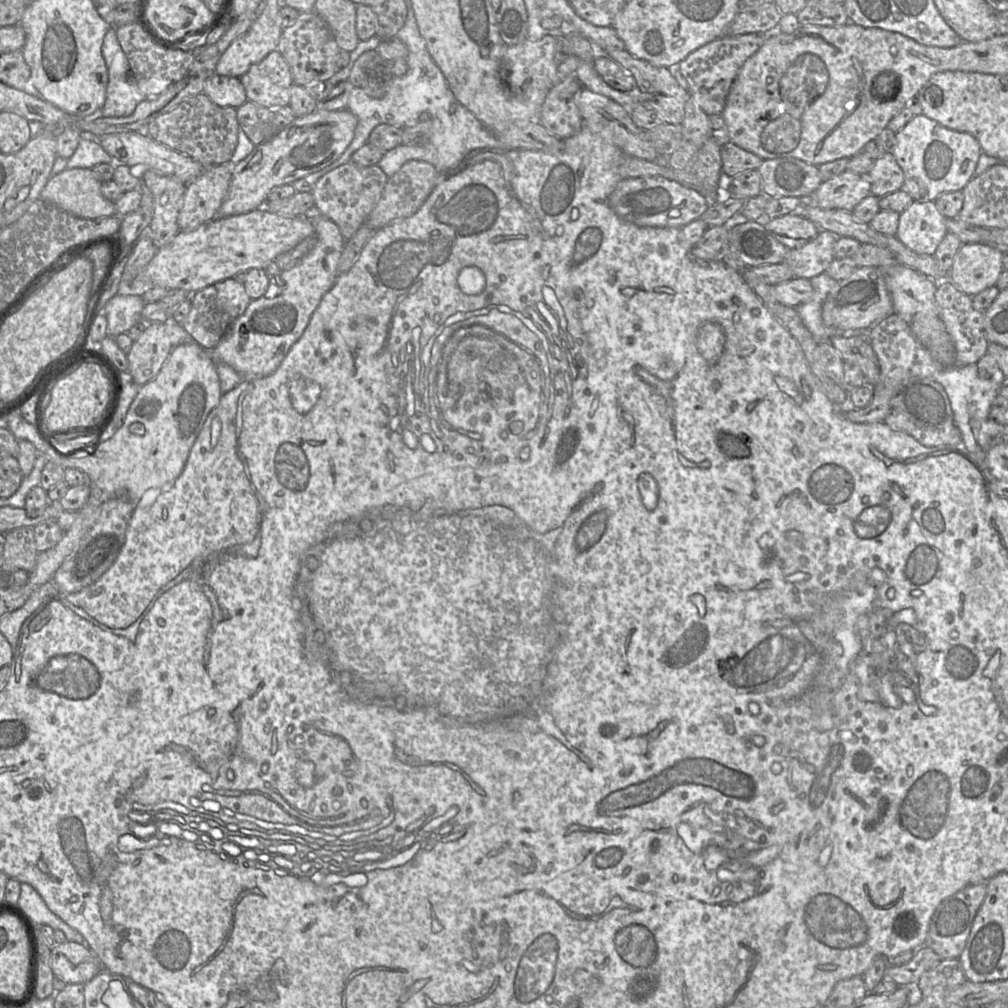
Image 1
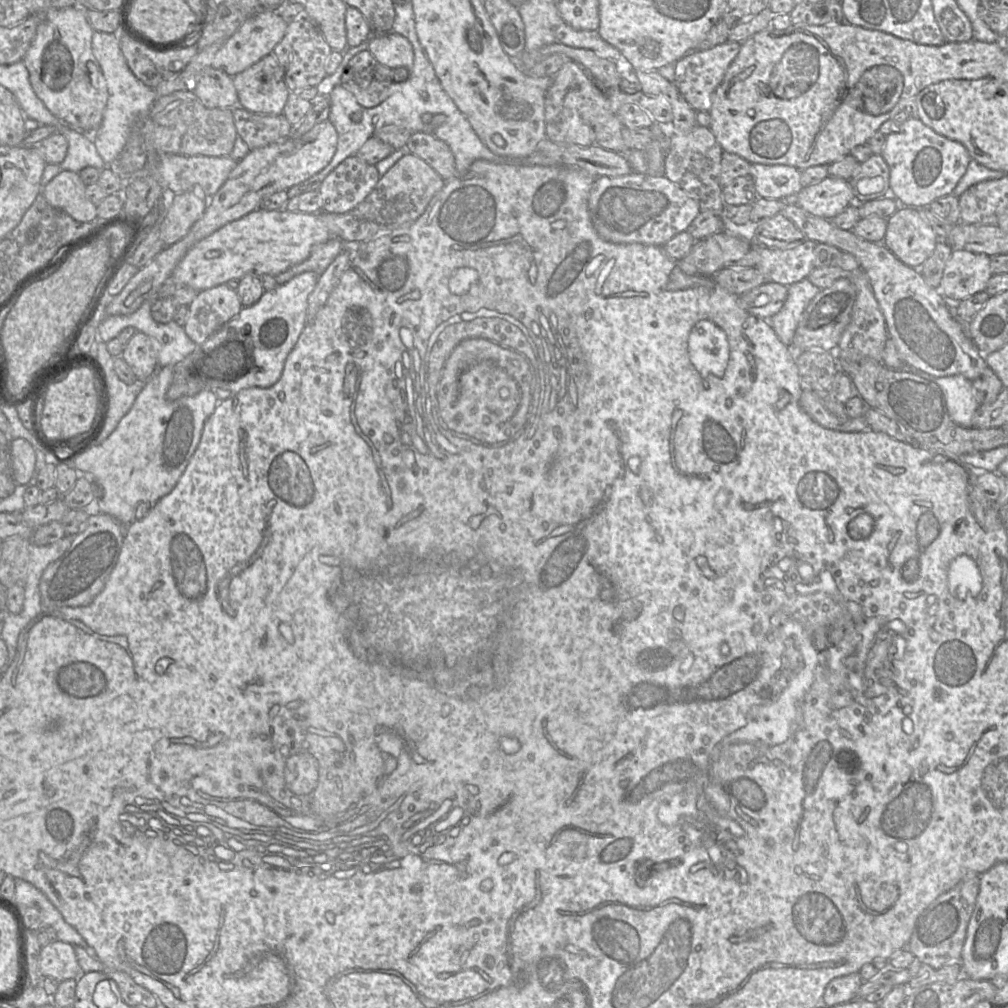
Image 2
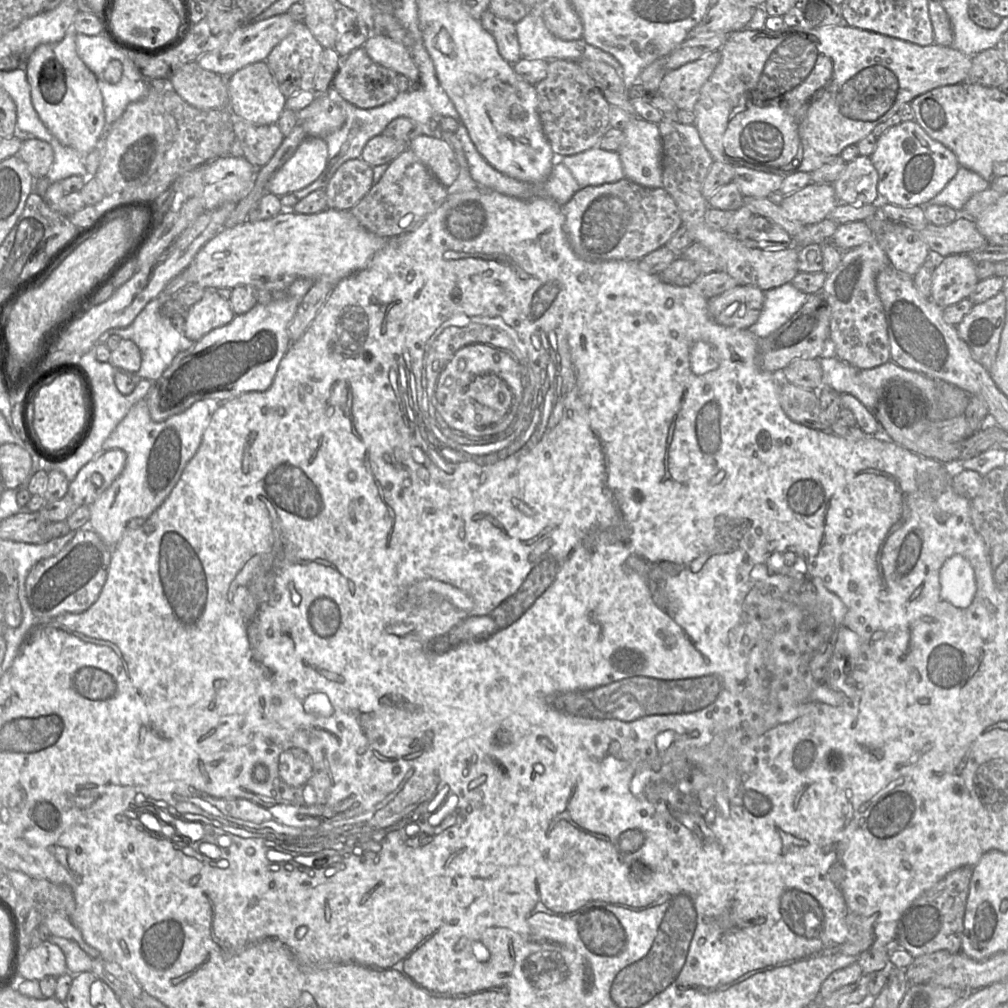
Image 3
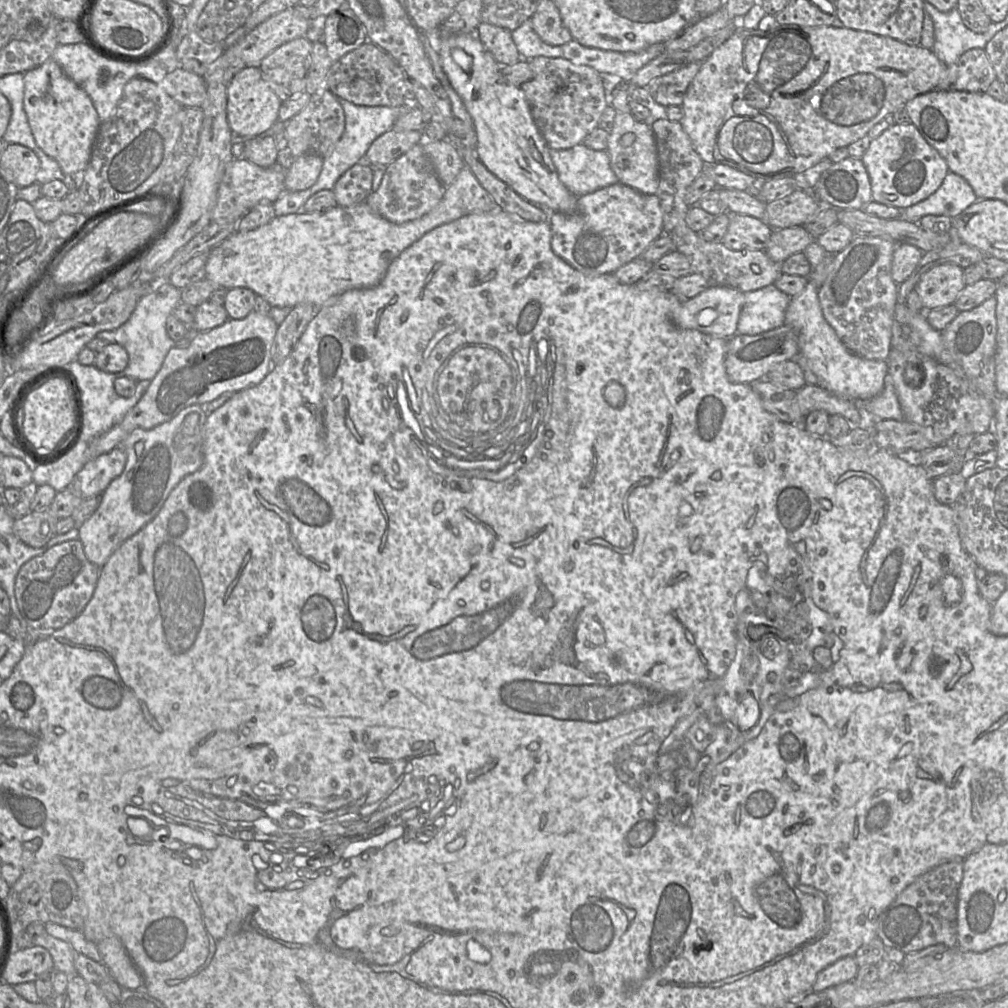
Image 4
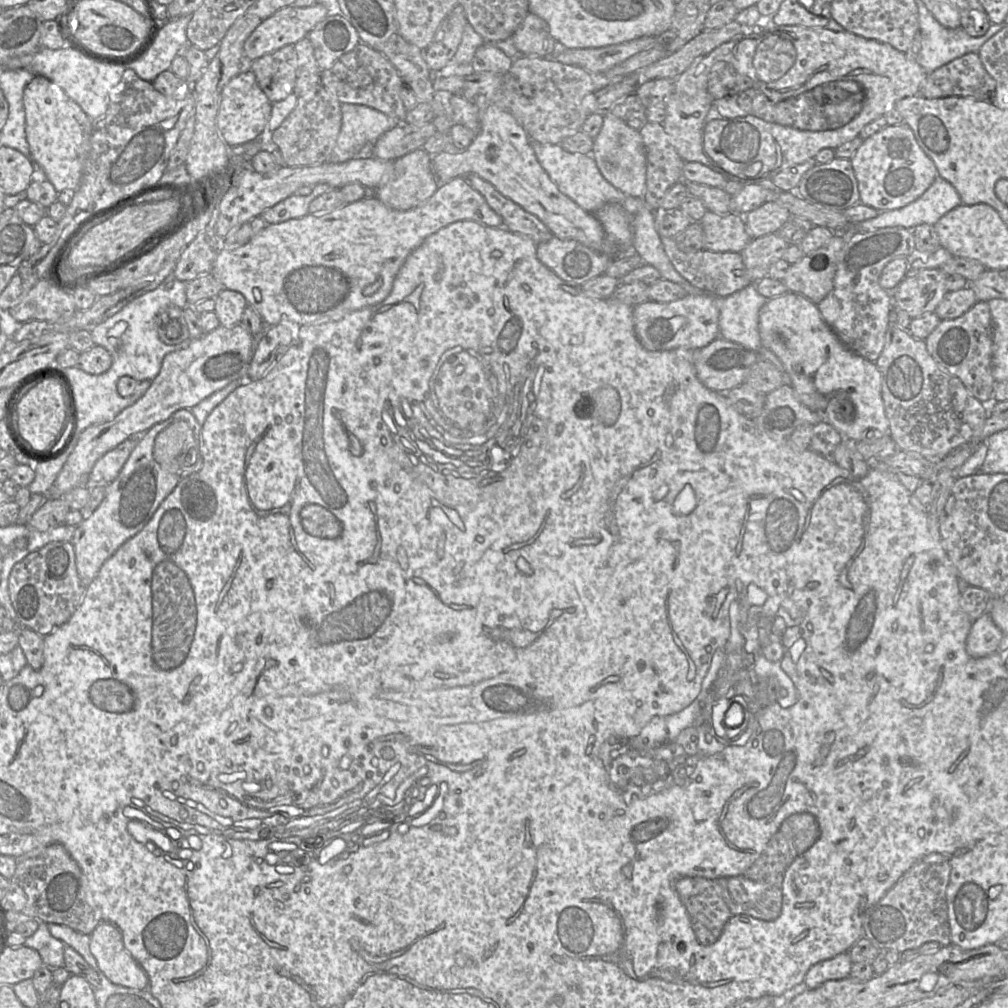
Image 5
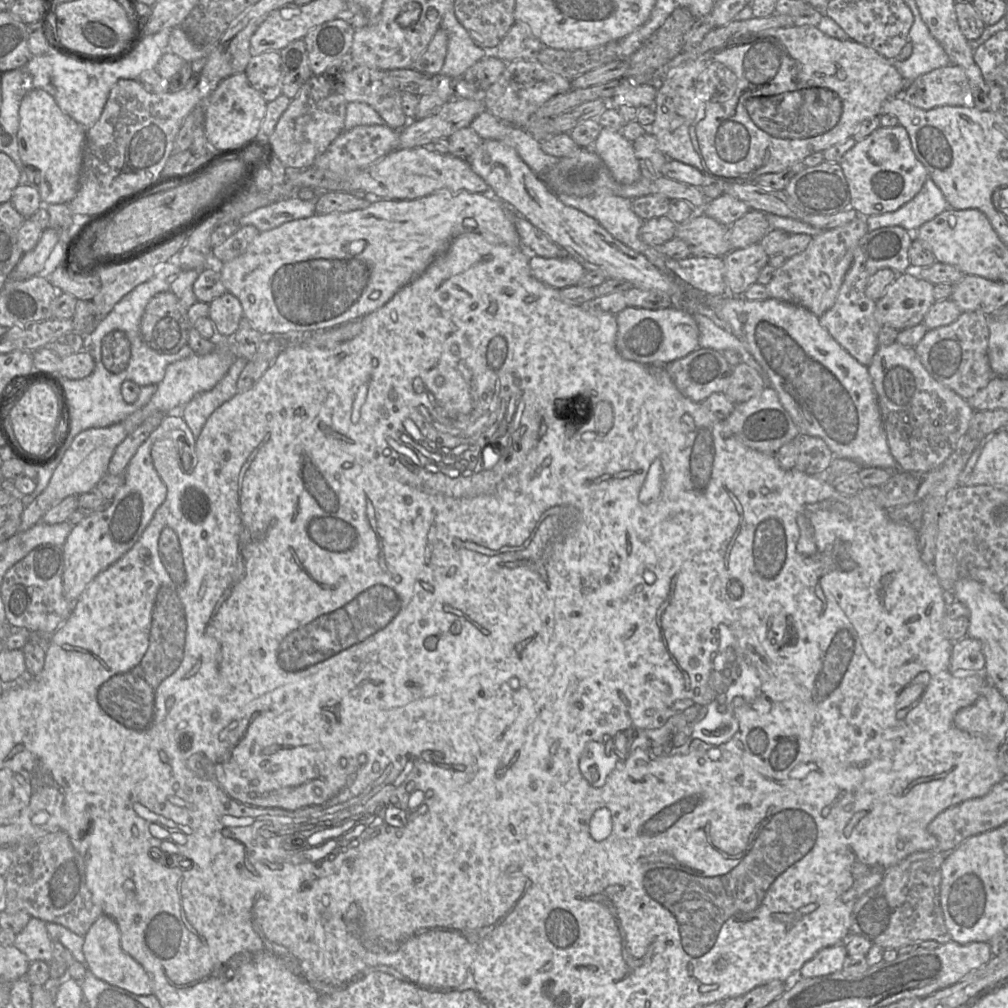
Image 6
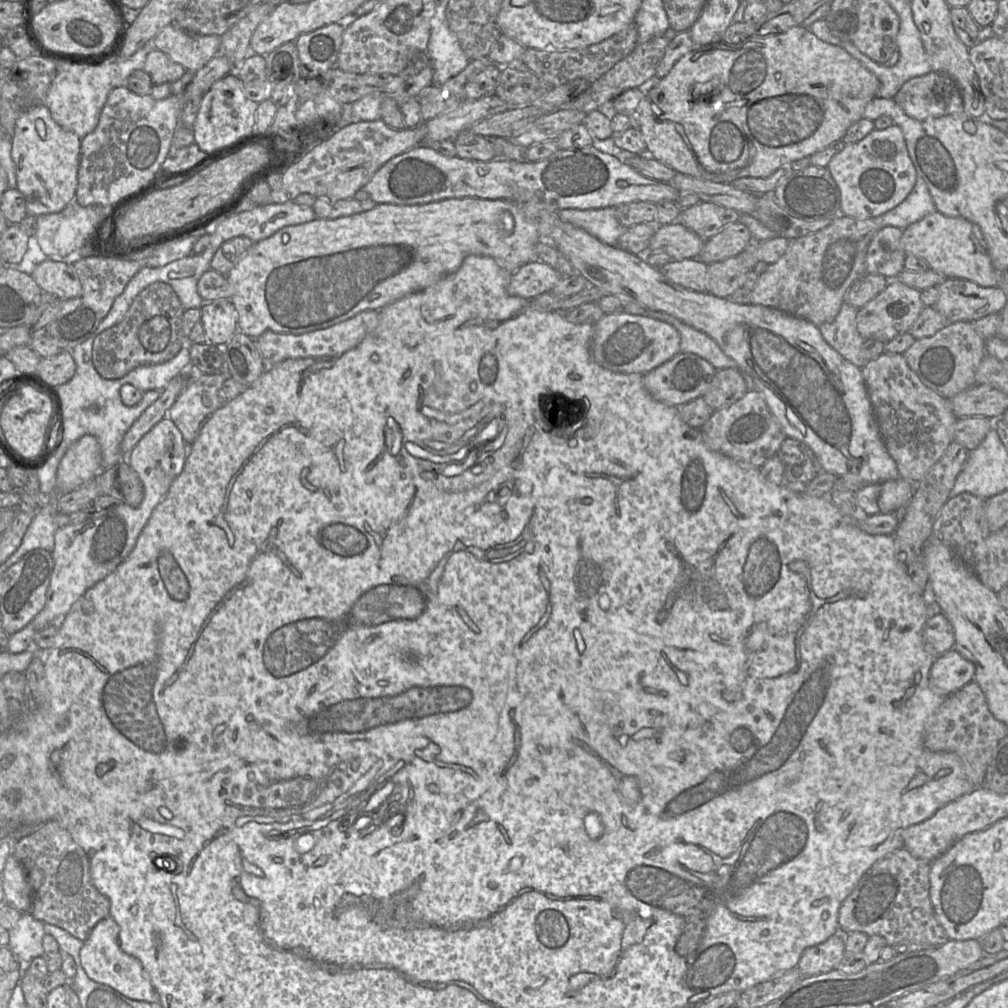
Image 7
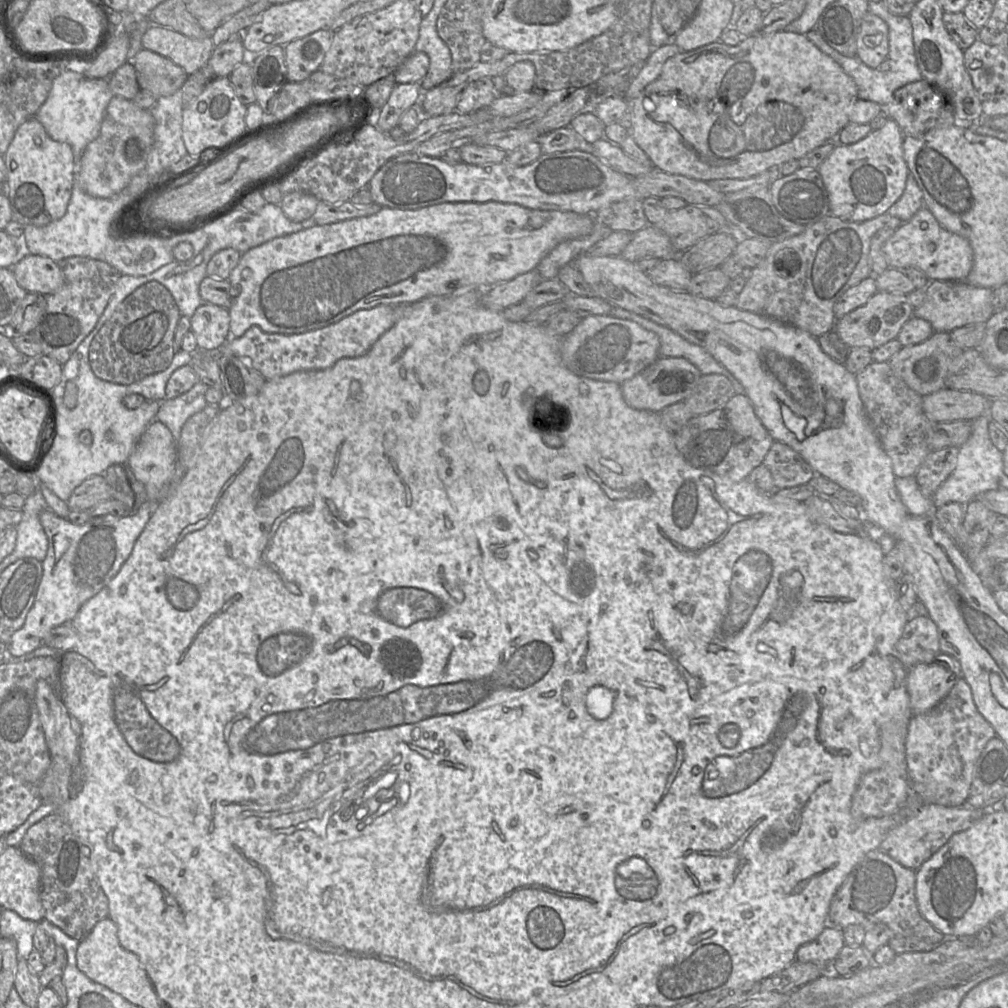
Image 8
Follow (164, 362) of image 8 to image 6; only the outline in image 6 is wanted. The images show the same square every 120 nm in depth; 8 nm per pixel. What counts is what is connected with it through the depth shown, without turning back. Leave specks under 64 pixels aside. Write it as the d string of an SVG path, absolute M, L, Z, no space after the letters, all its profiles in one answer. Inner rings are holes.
M160 292L146 305L140 322L141 338L158 353L174 354L188 344L188 310L172 292ZM114 330L101 342L101 362L113 374L126 369L130 360L130 342L124 332Z

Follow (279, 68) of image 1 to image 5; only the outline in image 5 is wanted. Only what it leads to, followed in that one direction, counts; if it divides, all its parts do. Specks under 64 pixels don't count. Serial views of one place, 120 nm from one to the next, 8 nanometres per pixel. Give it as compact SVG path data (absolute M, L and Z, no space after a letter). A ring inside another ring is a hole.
M249 70L232 78L221 92L217 127L228 146L240 146L260 137L268 127L272 102L259 87L255 74Z

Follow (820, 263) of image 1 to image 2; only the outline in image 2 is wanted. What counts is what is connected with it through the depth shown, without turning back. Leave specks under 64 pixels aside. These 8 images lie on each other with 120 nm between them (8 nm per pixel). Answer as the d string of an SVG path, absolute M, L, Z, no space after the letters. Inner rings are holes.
M805 240L790 249L756 247L759 261L757 268L766 282L790 286L806 279L814 269L815 241Z

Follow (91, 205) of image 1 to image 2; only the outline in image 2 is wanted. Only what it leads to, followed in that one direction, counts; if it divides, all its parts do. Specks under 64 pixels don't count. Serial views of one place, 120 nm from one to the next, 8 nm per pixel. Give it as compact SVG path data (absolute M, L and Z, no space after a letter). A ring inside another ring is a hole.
M62 170L41 193L47 202L79 222L95 221L97 206L87 199L86 185L77 172Z

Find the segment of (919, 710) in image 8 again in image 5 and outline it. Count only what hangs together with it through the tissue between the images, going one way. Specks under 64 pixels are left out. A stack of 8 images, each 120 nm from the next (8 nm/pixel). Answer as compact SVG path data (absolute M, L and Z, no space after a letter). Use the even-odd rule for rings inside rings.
M985 612L973 622L966 639L966 651L972 658L982 658L996 652L1003 633L994 623L989 612Z

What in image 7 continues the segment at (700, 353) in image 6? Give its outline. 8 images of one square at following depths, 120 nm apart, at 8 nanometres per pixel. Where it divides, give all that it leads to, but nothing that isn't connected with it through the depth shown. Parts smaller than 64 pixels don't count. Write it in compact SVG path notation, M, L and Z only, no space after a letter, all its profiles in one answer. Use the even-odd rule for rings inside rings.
M680 352L655 369L643 374L643 384L655 400L676 407L701 397L710 385L716 371L717 369L707 360L692 353Z

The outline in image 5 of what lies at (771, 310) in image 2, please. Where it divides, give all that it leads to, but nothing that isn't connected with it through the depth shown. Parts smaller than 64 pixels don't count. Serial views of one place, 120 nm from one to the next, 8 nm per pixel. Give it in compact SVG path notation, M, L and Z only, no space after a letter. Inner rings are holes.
M687 294L686 296L672 301L672 302L656 302L656 301L645 301L643 303L640 303L636 305L633 308L633 320L634 320L634 330L635 334L641 343L641 345L649 351L673 351L677 349L685 349L685 350L699 350L708 344L710 344L713 340L715 340L717 337L719 337L720 329L719 329L719 316L720 316L720 300L724 297L717 297L710 294Z

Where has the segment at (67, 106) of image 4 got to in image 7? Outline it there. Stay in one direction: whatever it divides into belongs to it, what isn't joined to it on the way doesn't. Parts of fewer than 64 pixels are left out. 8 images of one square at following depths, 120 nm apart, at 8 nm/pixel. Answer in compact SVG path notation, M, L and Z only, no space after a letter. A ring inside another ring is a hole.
M44 104L31 107L19 116L12 135L11 157L17 189L25 197L28 215L58 213L75 200L81 140L60 127Z

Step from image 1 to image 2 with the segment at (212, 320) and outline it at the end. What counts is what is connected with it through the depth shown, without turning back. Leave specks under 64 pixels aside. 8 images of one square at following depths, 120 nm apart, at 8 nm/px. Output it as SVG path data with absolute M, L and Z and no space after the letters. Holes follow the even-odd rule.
M227 284L199 291L188 306L185 333L200 345L238 315L242 307L237 291Z

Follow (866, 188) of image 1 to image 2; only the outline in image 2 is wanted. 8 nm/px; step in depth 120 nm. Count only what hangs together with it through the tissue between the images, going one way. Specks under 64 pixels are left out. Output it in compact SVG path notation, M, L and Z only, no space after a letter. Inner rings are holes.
M828 176L819 183L802 188L797 193L796 205L814 216L831 220L854 201L847 180Z

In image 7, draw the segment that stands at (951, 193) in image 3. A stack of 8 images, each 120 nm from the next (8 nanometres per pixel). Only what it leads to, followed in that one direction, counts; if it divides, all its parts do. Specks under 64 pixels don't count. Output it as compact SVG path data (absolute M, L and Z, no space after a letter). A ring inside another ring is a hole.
M917 176L909 195L895 208L881 215L884 227L893 226L904 230L911 224L936 211L935 204L925 181Z

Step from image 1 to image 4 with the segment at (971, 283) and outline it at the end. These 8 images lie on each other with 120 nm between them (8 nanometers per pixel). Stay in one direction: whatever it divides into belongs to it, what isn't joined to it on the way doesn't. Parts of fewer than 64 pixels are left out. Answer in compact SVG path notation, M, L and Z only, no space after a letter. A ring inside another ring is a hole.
M944 263L925 272L914 289L924 311L942 308L955 302L966 286L963 278L964 269L953 263Z

